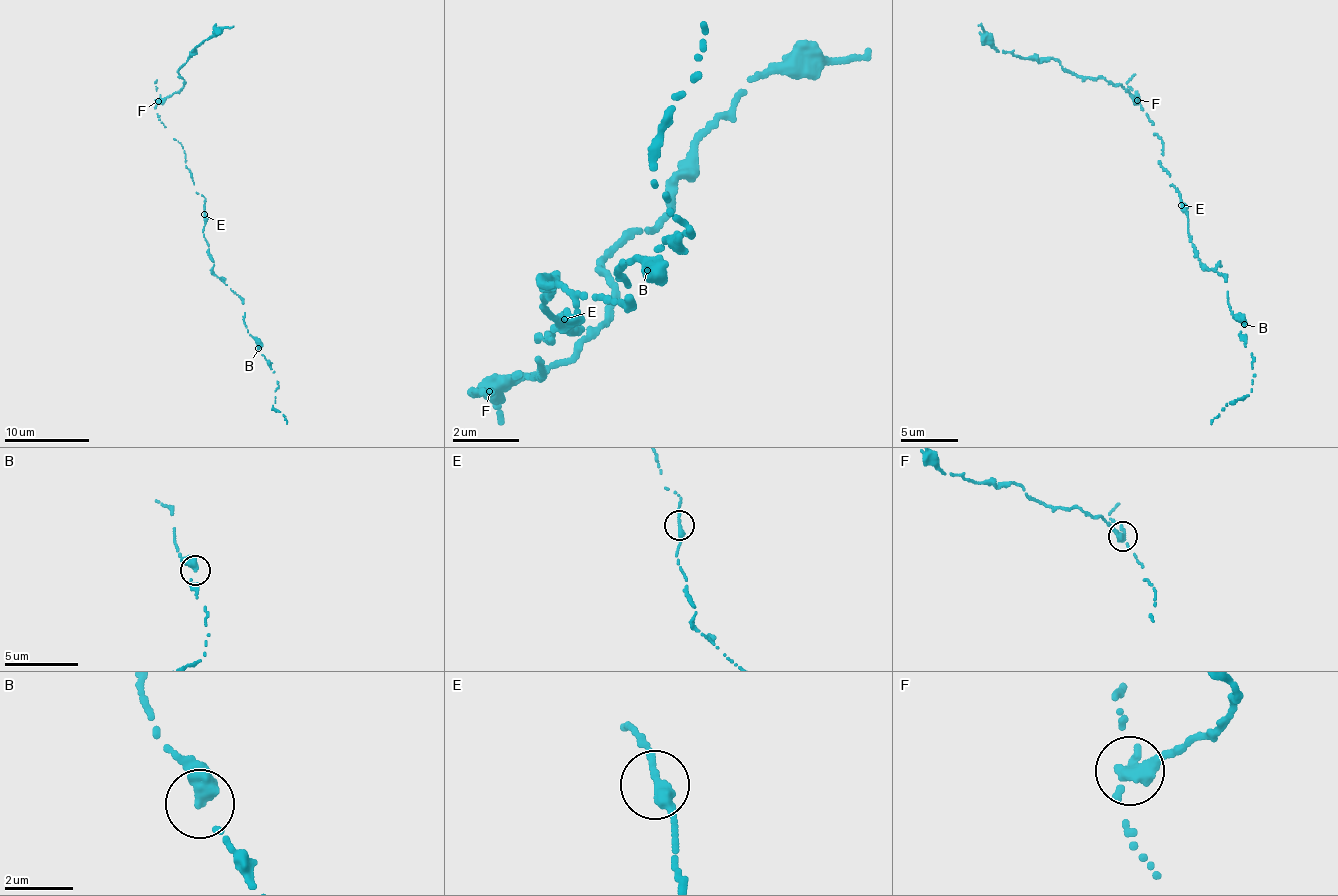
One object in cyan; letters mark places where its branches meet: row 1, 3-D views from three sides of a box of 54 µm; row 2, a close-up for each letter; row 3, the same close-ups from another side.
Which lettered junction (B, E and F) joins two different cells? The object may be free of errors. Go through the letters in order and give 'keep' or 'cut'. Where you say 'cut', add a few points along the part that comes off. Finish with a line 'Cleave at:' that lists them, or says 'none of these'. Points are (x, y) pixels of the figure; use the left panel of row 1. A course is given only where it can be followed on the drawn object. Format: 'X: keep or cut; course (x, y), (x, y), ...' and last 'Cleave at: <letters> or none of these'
B: keep
E: keep
F: cut; course (157, 101), (171, 96), (183, 84), (177, 71), (191, 50), (233, 26)
Cleave at: F

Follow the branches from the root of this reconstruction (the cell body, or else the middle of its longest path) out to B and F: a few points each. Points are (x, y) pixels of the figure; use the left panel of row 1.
B: (205, 215), (203, 237), (213, 264), (212, 270), (243, 301), (243, 320), (258, 348)
F: (205, 215), (206, 199), (197, 192), (182, 147), (159, 120), (157, 101)

